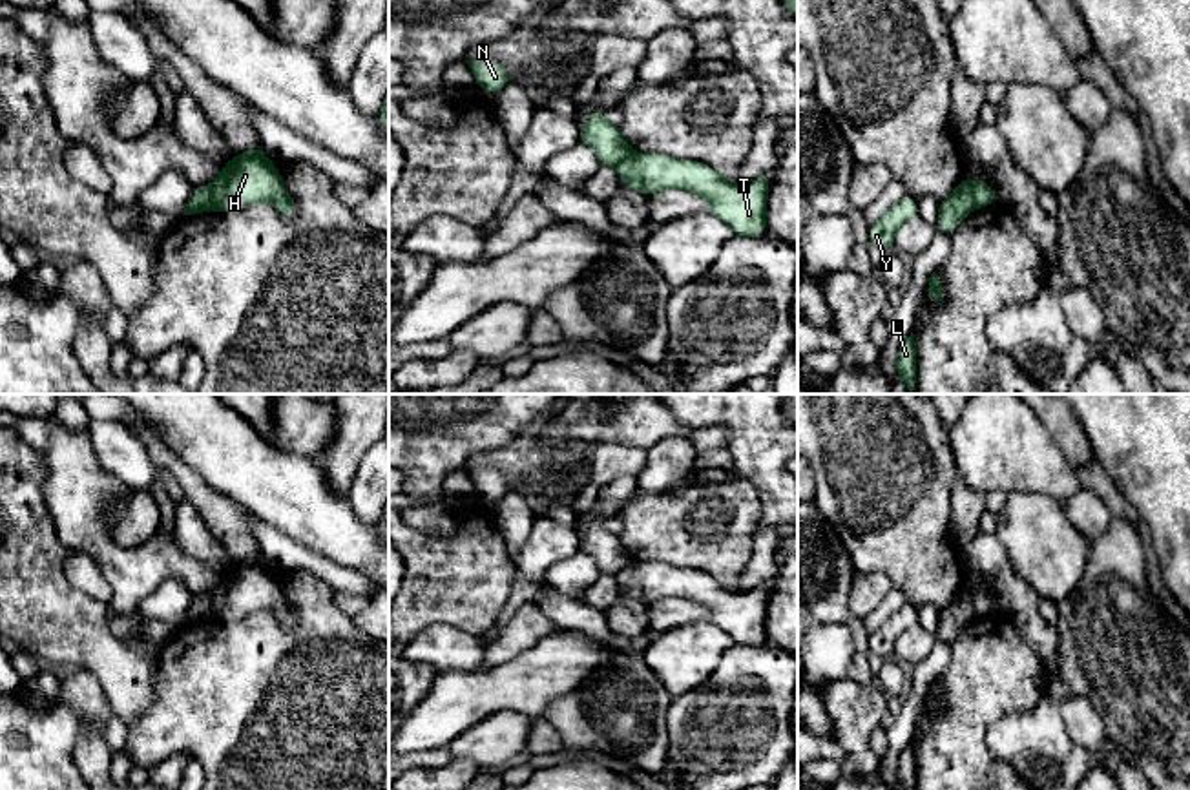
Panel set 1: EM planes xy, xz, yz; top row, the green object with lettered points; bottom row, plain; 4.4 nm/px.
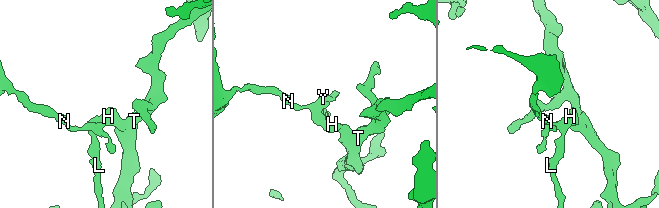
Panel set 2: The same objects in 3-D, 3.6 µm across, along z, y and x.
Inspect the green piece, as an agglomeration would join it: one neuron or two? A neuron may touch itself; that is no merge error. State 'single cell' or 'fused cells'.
fused cells

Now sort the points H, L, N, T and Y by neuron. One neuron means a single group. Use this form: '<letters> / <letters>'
H T / L N Y

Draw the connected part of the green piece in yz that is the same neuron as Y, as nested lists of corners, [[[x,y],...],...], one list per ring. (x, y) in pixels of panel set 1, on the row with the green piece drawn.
[[[902,197],[869,228],[869,243],[880,246],[882,250],[894,248],[896,230],[918,217],[918,201],[913,197]]]

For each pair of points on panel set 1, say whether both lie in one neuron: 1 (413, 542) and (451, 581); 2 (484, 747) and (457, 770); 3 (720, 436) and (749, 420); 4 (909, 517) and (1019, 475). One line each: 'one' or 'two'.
1: one
2: two
3: two
4: two

